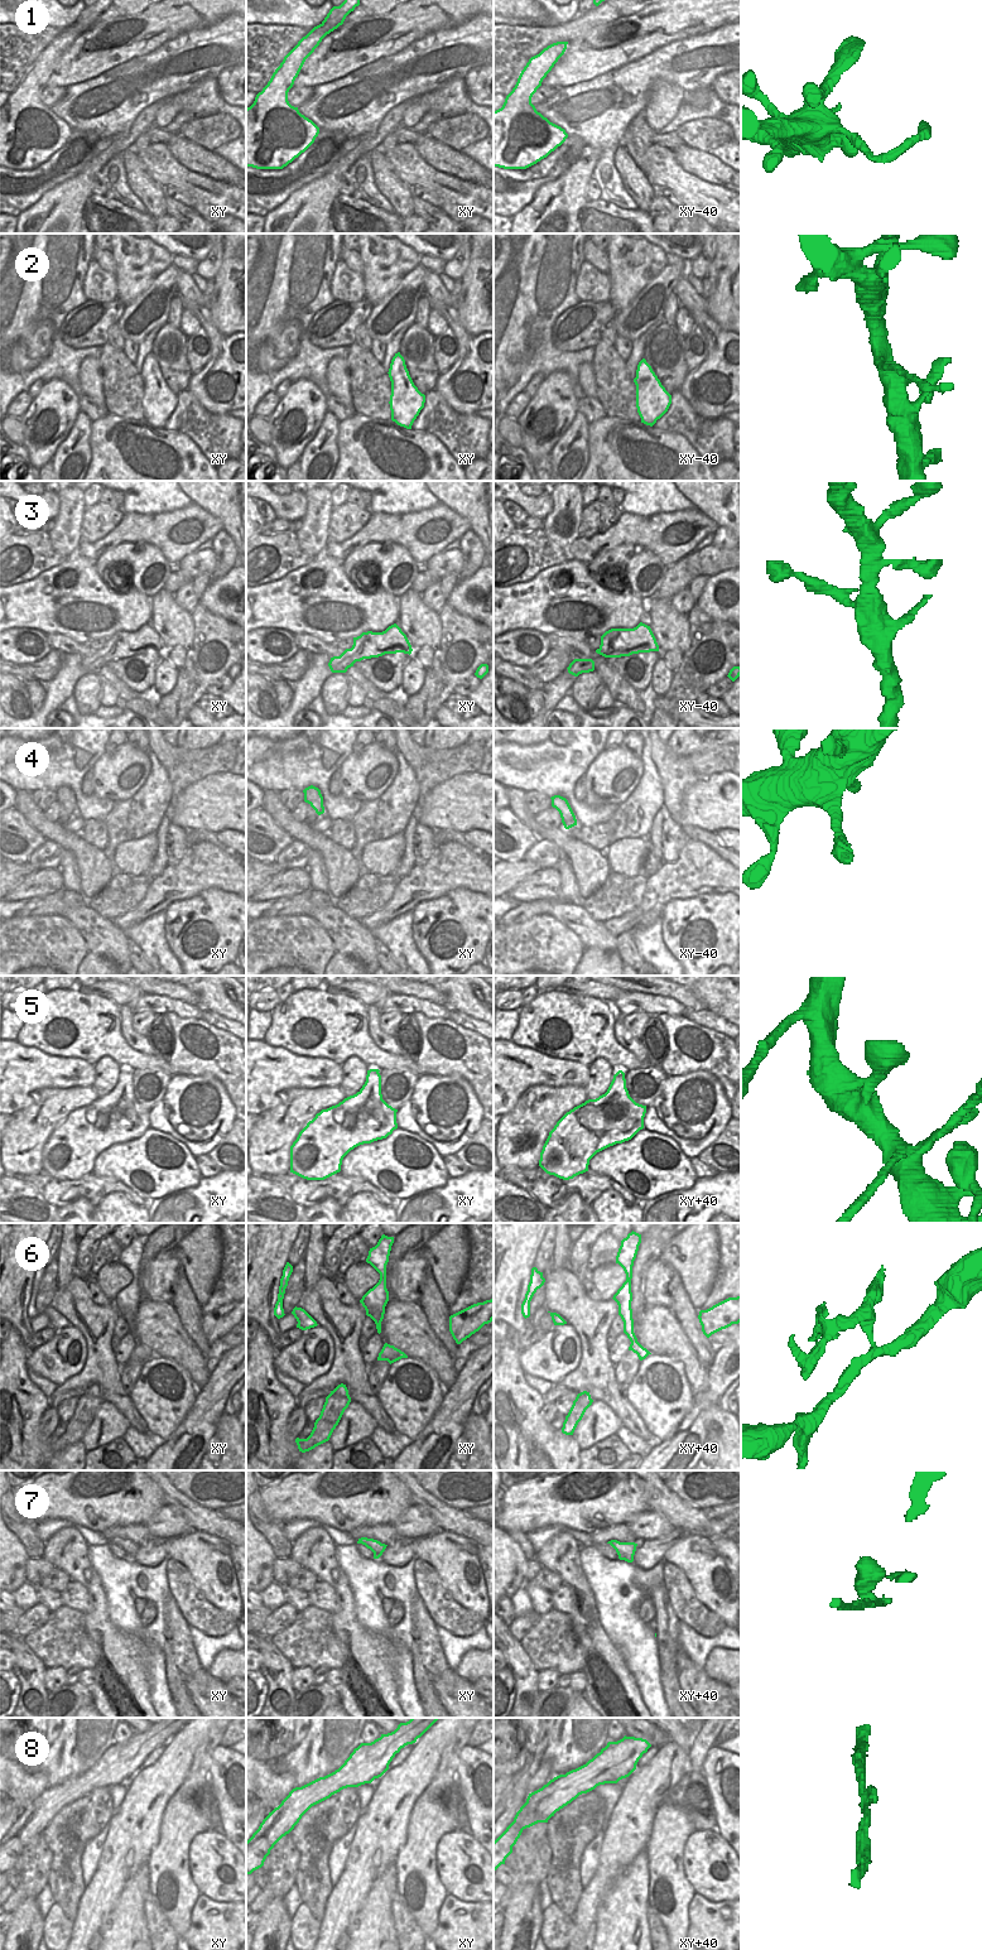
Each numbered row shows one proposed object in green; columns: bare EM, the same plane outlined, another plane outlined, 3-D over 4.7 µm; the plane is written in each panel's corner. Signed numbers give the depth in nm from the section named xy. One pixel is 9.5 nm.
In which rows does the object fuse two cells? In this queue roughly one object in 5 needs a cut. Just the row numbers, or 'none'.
2, 6

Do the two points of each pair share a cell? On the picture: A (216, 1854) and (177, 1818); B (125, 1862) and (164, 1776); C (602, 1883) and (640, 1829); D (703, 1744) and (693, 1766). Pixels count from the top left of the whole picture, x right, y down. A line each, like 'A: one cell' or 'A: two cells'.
A: two cells
B: one cell
C: one cell
D: one cell

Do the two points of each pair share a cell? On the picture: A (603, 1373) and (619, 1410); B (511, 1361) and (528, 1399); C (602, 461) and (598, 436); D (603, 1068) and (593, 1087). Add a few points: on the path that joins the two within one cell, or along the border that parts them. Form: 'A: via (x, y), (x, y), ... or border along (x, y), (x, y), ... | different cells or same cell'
A: via (603, 1382), (603, 1386), (616, 1401) | same cell
B: via (511, 1370), (511, 1382), (519, 1390) | same cell
C: via (602, 454), (602, 442) | same cell
D: via (601, 1073), (598, 1082) | same cell

